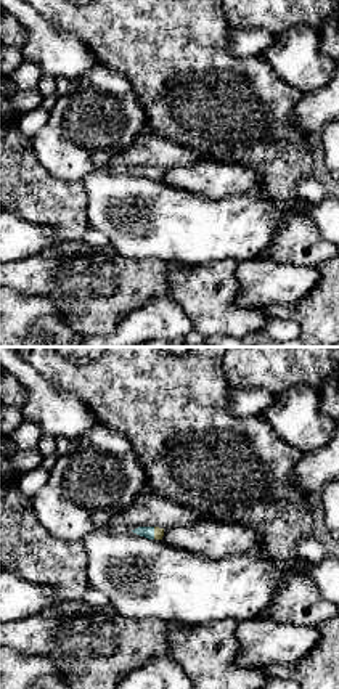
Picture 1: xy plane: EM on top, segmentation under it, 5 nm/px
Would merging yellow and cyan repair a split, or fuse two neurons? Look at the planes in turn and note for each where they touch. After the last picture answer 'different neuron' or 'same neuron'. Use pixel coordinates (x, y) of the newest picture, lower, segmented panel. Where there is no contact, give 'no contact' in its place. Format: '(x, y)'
(155, 534)

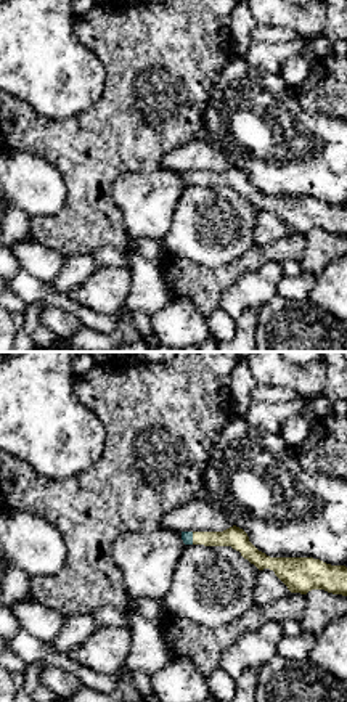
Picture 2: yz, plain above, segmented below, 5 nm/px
(193, 538)

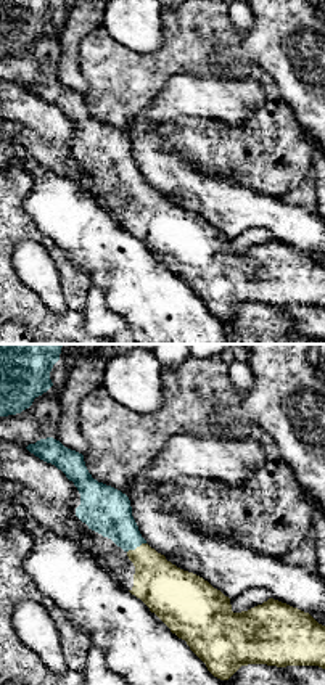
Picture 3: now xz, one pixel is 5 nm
(137, 547)

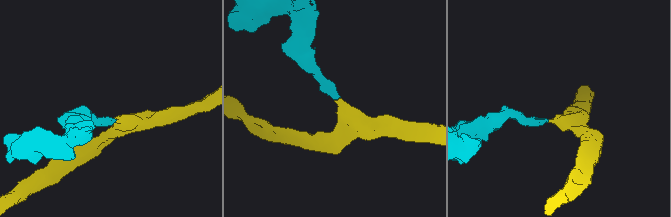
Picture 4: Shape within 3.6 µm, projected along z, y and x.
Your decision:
same neuron

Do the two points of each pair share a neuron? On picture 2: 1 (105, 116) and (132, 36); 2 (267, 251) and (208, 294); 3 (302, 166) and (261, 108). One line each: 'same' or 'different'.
1: same
2: same
3: same

